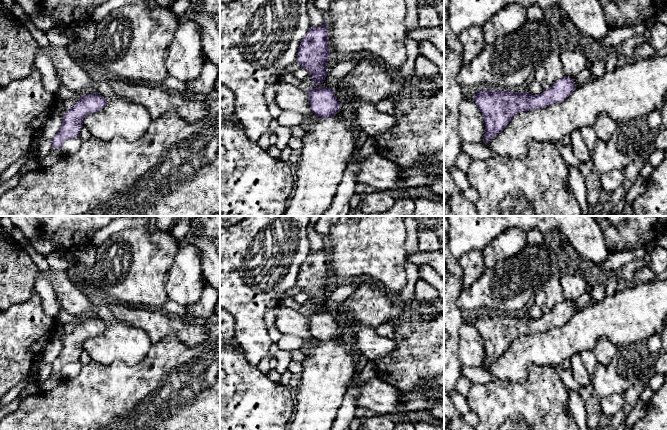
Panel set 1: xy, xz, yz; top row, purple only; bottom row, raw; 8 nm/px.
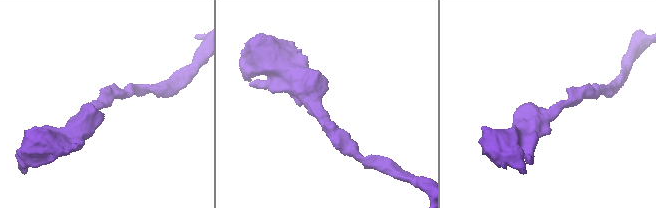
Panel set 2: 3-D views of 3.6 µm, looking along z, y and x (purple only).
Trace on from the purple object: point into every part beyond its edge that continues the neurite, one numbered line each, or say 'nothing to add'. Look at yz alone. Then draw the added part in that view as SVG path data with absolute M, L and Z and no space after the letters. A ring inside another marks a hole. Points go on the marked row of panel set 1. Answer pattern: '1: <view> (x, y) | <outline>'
nothing to add

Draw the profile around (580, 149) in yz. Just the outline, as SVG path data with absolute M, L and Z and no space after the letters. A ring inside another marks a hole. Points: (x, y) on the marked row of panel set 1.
M579 130L573 131L570 134L570 137L570 145L573 149L573 153L580 161L580 163L591 162L591 153L583 140L581 132Z

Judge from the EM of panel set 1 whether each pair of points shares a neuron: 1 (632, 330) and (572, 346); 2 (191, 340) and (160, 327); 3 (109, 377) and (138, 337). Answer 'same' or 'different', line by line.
1: same
2: same
3: different

